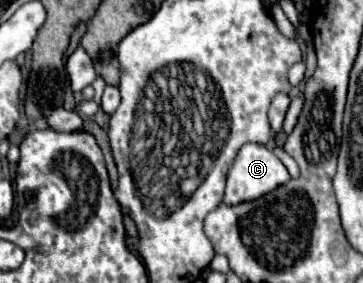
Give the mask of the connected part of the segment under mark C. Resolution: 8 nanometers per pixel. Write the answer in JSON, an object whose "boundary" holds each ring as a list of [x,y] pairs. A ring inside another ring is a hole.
{"boundary":[[[244,144],[228,172],[228,182],[226,182],[226,196],[224,202],[228,206],[240,204],[240,202],[252,202],[262,198],[264,194],[270,194],[272,190],[276,190],[278,186],[286,184],[290,180],[288,170],[284,168],[284,164],[274,156],[272,150],[268,150],[262,144]]]}

